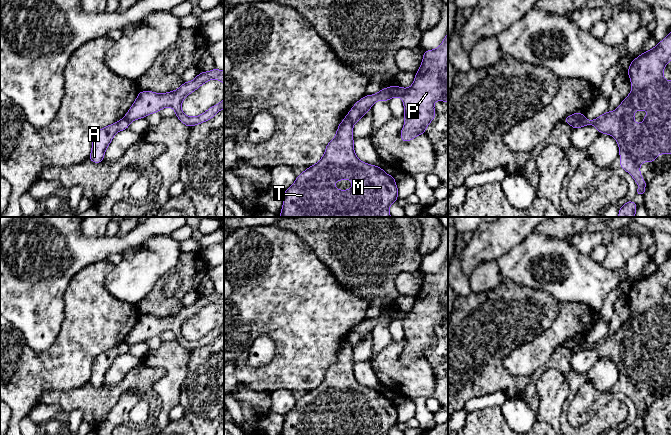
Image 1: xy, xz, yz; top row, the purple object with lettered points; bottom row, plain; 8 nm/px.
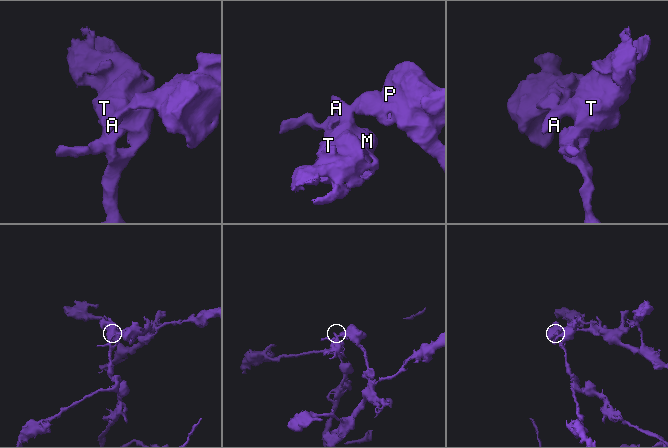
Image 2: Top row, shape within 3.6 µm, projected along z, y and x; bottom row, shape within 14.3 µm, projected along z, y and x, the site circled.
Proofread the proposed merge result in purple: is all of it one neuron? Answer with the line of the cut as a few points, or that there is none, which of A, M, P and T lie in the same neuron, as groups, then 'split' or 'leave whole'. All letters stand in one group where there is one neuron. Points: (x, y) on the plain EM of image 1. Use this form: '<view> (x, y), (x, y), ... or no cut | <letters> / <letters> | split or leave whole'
yz (582, 339), (571, 349) | A M T / P | split

